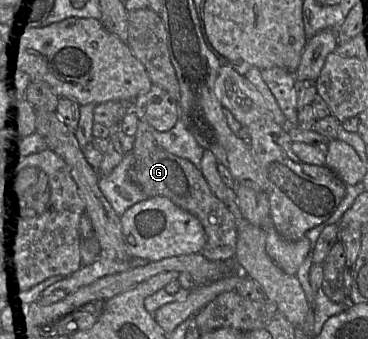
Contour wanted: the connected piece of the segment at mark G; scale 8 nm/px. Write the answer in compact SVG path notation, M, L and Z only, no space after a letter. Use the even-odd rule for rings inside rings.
M139 120L132 149L134 162L129 170L130 179L149 197L167 197L200 221L206 234L206 243L201 251L205 258L219 261L233 260L237 249L235 218L227 206L214 195L200 168L188 159L166 151L156 143L155 130L148 122Z

